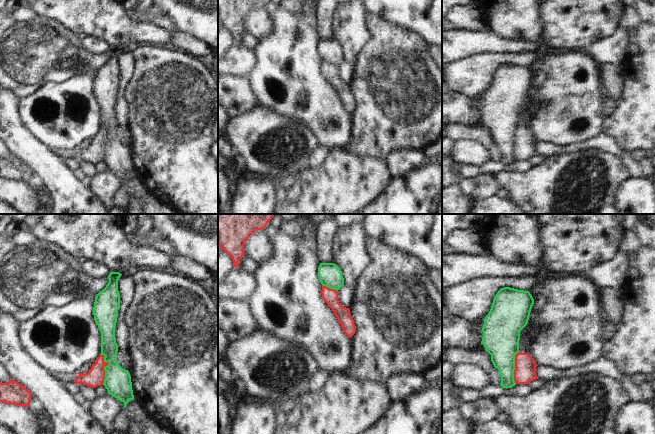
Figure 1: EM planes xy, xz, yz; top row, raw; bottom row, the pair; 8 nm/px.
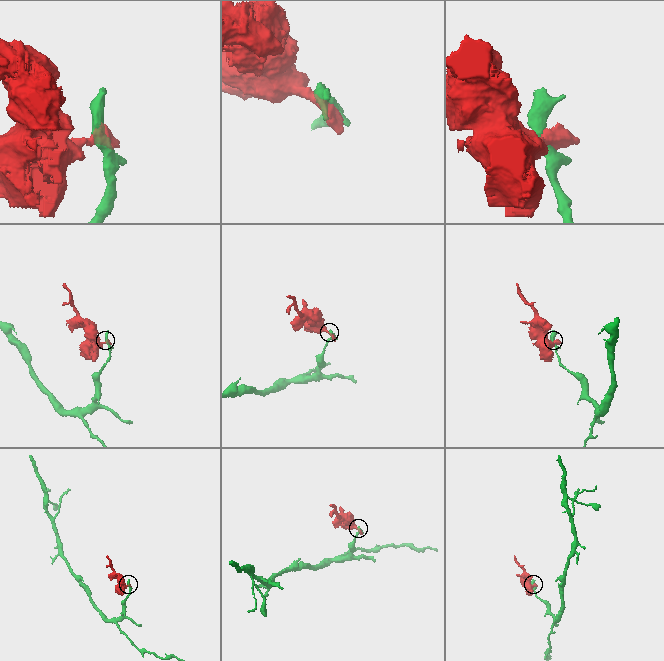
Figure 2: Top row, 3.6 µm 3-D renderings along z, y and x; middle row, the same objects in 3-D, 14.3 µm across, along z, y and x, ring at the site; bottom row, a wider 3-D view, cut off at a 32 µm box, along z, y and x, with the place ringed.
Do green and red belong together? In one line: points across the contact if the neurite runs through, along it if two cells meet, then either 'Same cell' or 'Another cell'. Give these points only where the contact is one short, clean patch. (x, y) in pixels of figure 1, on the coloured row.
Boundary: xy (100, 354), (108, 363), (104, 367), (102, 384). Another cell

